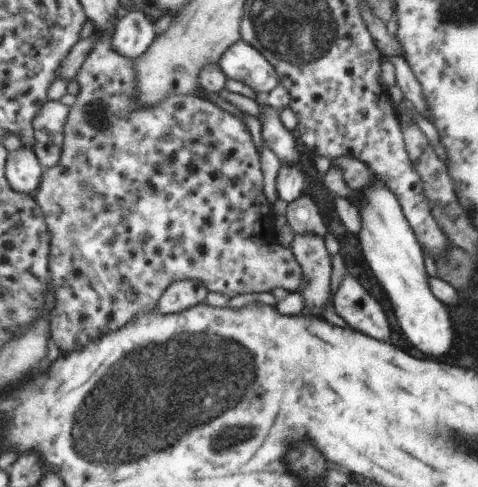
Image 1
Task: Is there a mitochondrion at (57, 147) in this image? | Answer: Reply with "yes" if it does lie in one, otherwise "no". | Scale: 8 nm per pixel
no

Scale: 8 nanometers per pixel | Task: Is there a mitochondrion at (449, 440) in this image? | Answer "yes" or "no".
yes

